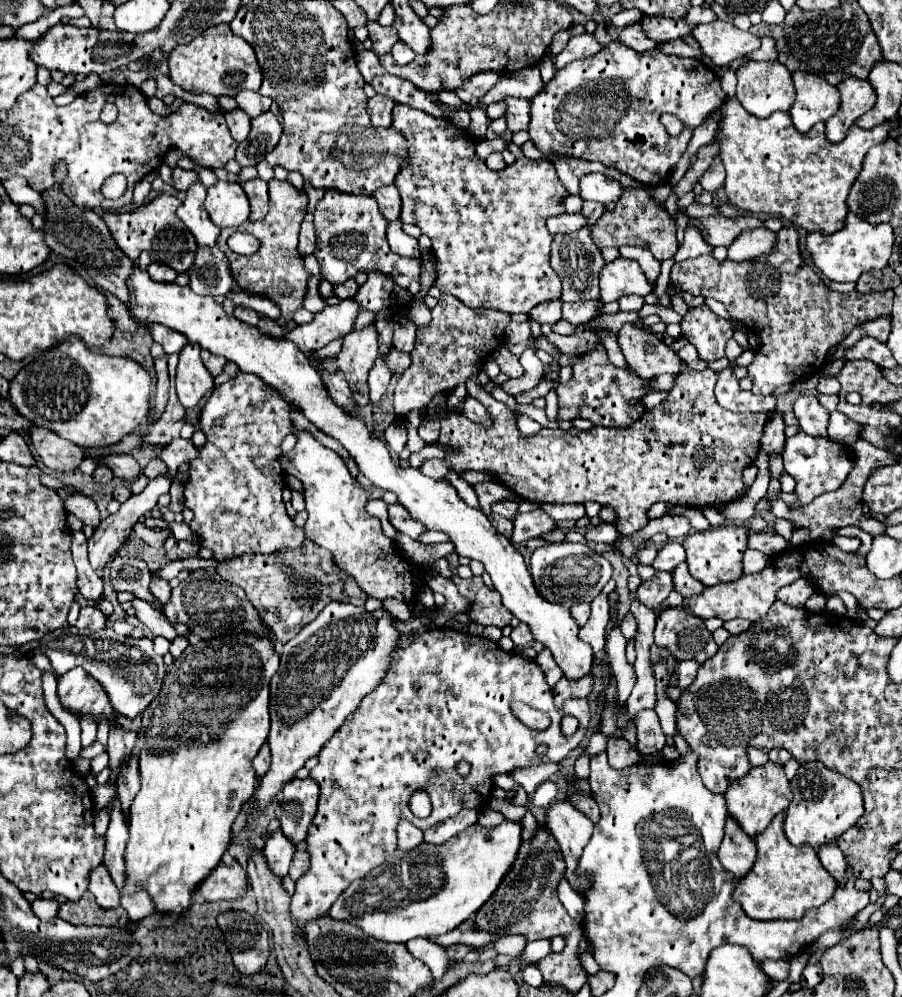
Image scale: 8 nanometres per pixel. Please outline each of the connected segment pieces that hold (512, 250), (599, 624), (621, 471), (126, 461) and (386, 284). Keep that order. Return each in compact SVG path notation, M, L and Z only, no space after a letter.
M398 103L392 111L392 127L396 127L408 143L408 159L402 163L394 181L402 197L400 221L414 223L430 237L438 271L434 285L442 293L458 297L468 307L500 309L506 313L528 315L538 303L560 299L562 285L550 267L552 235L546 229L546 219L564 213L562 201L568 197L568 191L556 177L552 161L522 157L501 171L490 171L486 161L476 155L474 139L468 131L460 131L448 119L436 119Z
M600 593L592 603L592 615L584 627L580 627L582 641L590 643L594 653L604 649L604 629L608 623L608 597L606 593Z
M712 369L704 371L684 371L678 375L674 389L668 393L668 399L654 409L648 409L634 425L626 429L608 429L594 427L590 431L578 429L540 429L536 435L524 437L516 427L516 411L506 403L496 401L486 393L478 377L468 379L468 393L472 393L486 407L486 413L492 421L490 427L466 419L462 413L446 413L440 419L440 439L438 443L446 449L444 459L428 459L422 465L422 473L428 477L442 477L448 471L466 473L466 471L486 471L494 481L502 483L516 495L534 503L586 503L596 501L600 505L612 505L618 511L616 527L622 535L630 535L648 523L646 511L652 503L664 501L670 505L682 507L710 507L710 505L728 505L744 497L746 487L742 481L742 469L748 467L758 451L762 429L768 421L766 413L732 413L722 409L714 399L718 375Z
M108 455L96 459L96 463L108 465L114 471L114 475L120 479L136 479L140 475L140 465L132 455Z
M370 271L368 281L358 289L356 301L362 305L362 309L380 311L382 307L390 305L390 293L392 293L392 277L380 275L380 271Z

